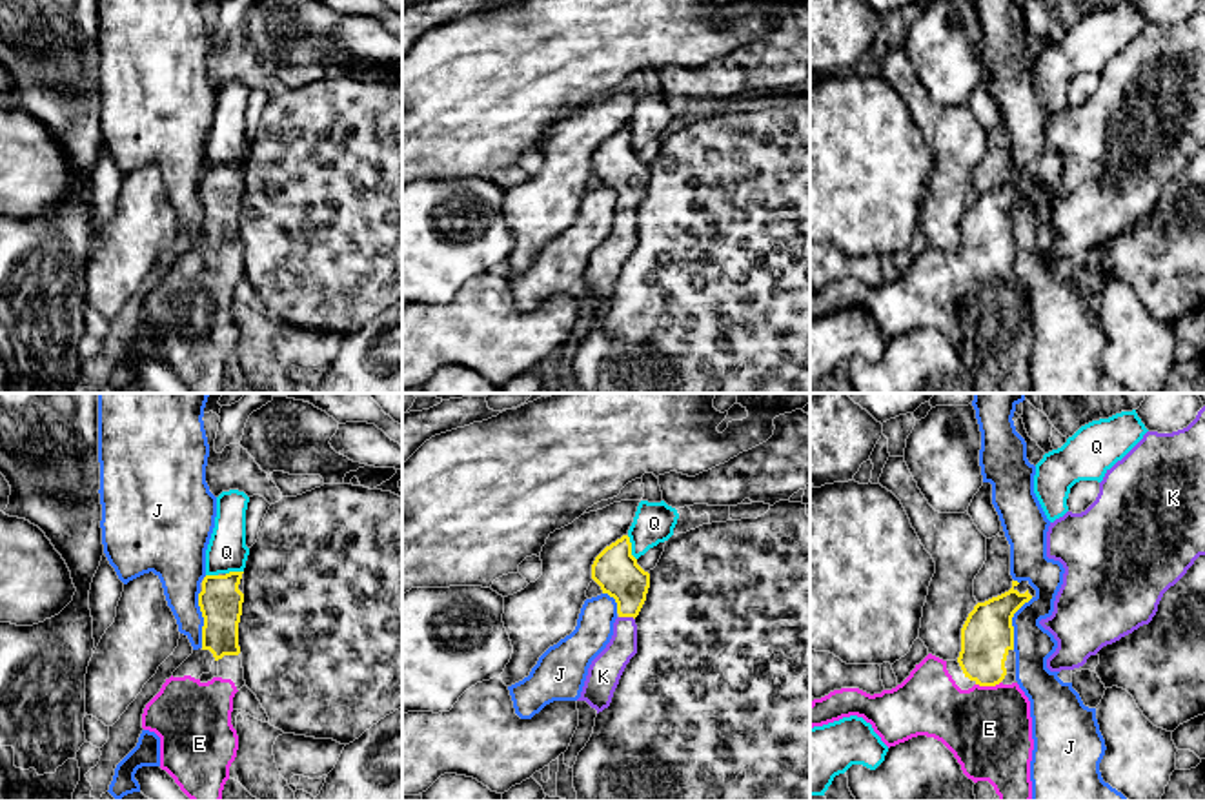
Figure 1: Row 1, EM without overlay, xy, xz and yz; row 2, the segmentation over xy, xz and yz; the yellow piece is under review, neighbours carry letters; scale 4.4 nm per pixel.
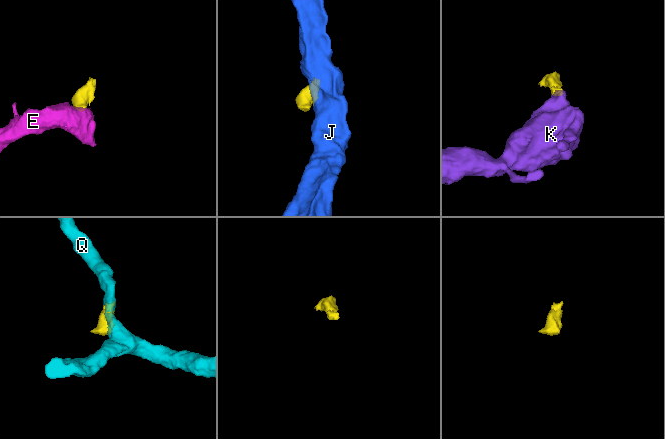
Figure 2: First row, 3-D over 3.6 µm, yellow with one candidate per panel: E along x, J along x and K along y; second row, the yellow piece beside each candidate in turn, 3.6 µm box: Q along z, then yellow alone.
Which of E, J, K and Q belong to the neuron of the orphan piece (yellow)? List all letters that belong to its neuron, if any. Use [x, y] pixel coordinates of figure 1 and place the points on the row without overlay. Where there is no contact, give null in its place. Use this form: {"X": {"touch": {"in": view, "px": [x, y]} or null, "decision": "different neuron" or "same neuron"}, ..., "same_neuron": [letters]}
{"E": {"touch": {"in": "yz", "px": [987, 277]}, "decision": "same neuron"}, "J": {"touch": {"in": "xy", "px": [204, 212]}, "decision": "different neuron"}, "K": {"touch": {"in": "xz", "px": [627, 208]}, "decision": "same neuron"}, "Q": {"touch": {"in": "xz", "px": [630, 141]}, "decision": "different neuron"}, "same_neuron": ["E", "K"]}

